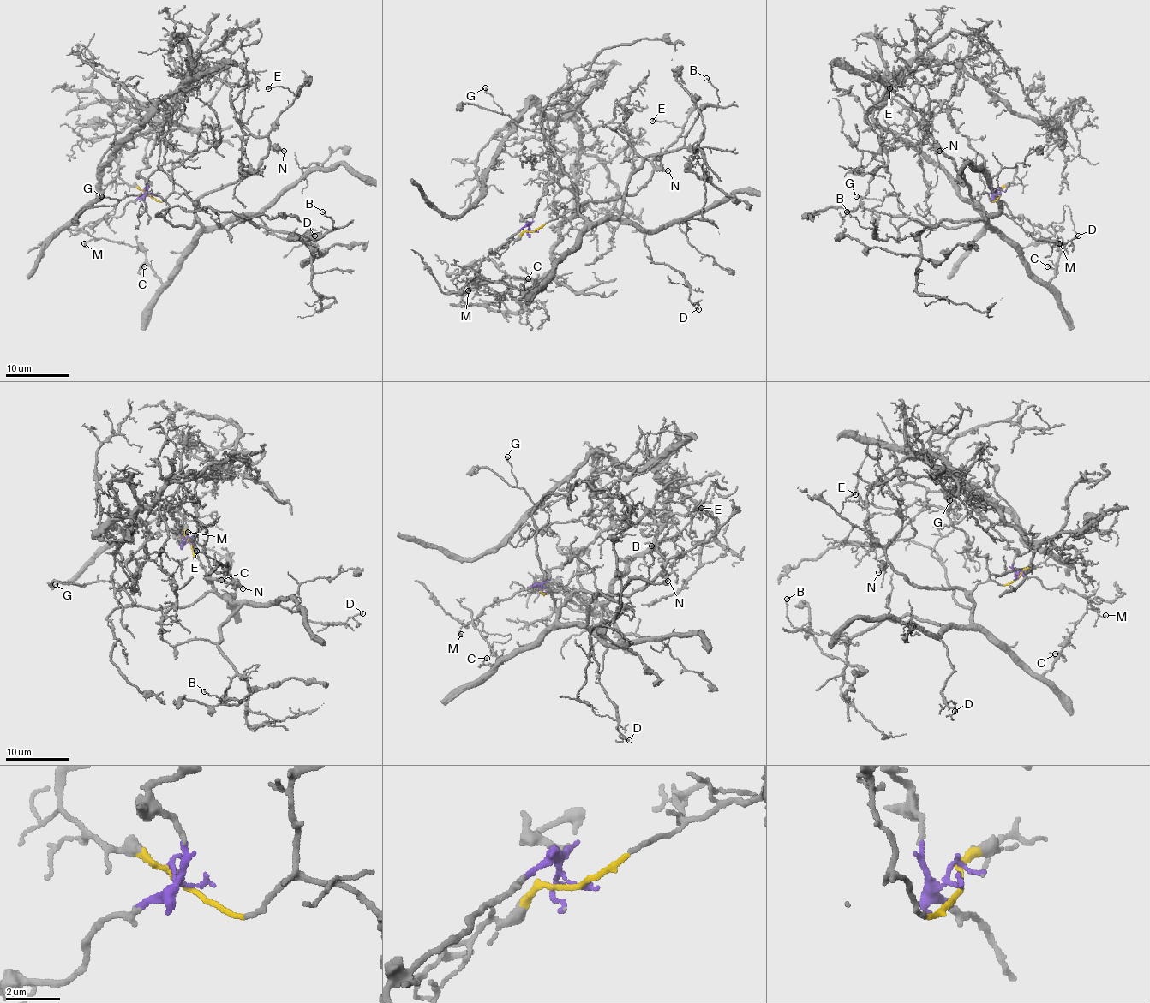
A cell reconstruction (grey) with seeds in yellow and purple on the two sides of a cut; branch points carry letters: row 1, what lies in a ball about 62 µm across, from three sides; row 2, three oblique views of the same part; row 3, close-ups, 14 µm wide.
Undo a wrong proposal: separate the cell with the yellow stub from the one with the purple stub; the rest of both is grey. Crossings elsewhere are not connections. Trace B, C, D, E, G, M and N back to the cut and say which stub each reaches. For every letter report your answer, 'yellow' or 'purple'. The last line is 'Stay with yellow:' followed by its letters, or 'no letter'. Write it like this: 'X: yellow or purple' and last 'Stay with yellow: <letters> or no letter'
B: yellow
C: yellow
D: yellow
E: yellow
G: yellow
M: yellow
N: yellow
Stay with yellow: B, C, D, E, G, M, N

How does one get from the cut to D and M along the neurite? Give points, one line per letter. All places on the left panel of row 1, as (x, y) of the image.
D: (149, 195), (160, 202), (173, 192), (187, 195), (206, 227), (260, 214), (272, 234), (305, 243), (314, 235)
M: (149, 195), (160, 202), (173, 192), (187, 195), (201, 225), (166, 282), (138, 247), (83, 243)

